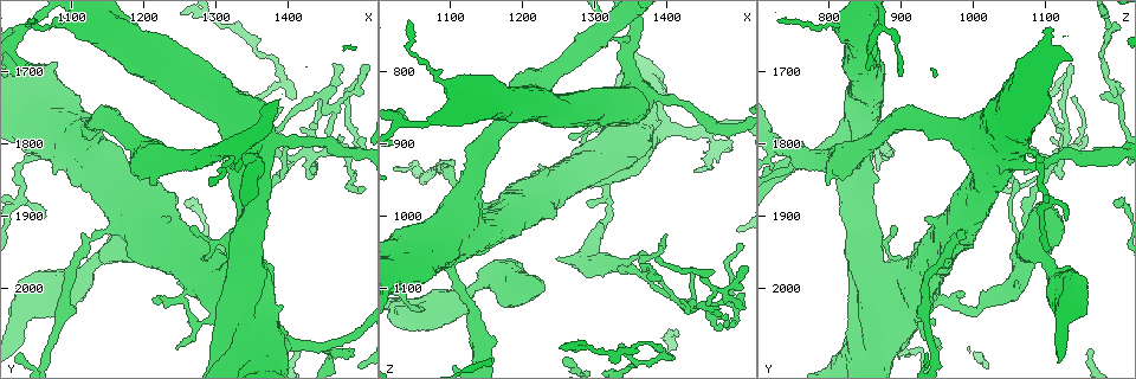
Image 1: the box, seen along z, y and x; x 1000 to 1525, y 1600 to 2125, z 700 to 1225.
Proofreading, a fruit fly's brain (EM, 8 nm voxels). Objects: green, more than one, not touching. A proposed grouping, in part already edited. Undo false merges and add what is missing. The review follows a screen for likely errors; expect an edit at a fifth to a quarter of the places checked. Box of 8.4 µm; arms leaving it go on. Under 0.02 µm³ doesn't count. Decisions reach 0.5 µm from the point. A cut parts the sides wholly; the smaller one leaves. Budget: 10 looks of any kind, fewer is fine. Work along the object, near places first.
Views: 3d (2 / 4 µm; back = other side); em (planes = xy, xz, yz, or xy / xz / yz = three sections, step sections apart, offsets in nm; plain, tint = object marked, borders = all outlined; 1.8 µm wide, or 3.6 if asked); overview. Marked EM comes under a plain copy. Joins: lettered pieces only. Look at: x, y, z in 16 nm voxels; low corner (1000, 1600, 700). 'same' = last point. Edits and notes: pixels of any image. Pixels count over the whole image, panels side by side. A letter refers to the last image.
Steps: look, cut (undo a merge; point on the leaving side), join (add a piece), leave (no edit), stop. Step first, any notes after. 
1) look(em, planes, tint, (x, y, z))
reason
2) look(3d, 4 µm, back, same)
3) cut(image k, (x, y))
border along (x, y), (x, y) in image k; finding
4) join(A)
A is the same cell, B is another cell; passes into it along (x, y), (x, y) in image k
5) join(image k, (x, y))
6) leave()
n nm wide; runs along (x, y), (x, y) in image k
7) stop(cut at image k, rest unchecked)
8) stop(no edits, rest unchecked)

look(3d, 2 µm, (1475, 1810, 1120))
sharp bend

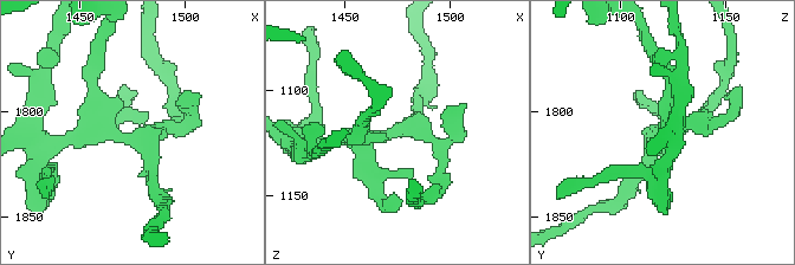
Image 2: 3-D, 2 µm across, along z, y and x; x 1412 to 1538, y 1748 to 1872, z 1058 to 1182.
look(em, xy, step 8, tint, (1475, 1812, 1120))

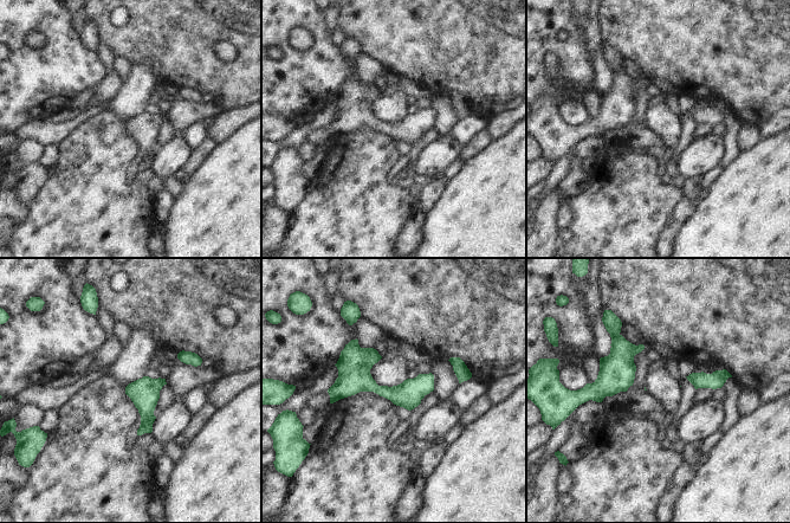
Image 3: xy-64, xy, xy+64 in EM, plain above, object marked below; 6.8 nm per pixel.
look(em, planes, borders, same)
another direction

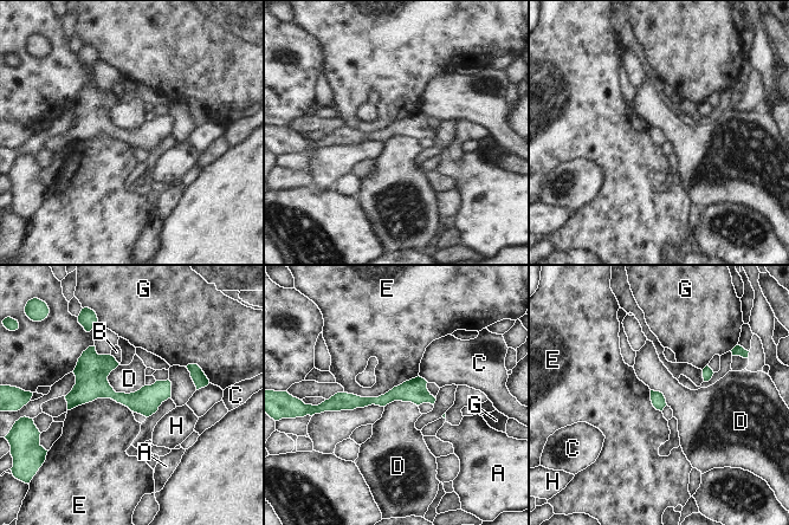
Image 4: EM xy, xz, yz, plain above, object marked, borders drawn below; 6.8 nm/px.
leave()
100 nm wide; A, B, C, D, E, G and H are other cells; border along (107, 376), (116, 391), (144, 386) in image 4; continuous, no second neuron

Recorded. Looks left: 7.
look(3d, 4 µm, (1455, 2080, 880))
three arms meet

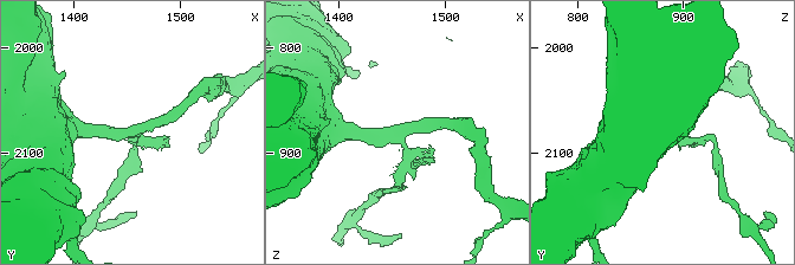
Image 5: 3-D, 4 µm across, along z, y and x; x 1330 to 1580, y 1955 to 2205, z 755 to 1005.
look(em, planes, borders, (1450, 2082, 882))

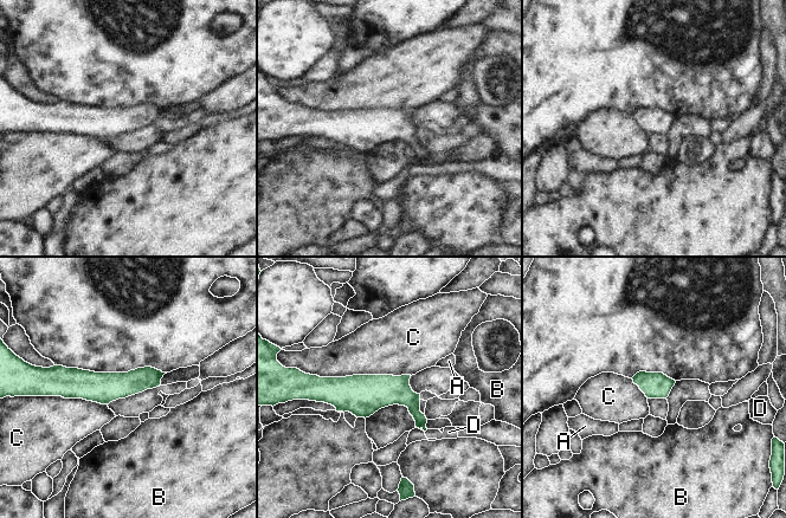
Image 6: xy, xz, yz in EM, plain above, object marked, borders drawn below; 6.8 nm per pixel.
leave()
A, B, C and D are other cells; runs along (319, 383), (398, 392), (423, 425) in image 6; all the same neuron

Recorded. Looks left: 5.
look(em, 3.6 µm, planes, borders, (1310, 2010, 950))
thick turns thin

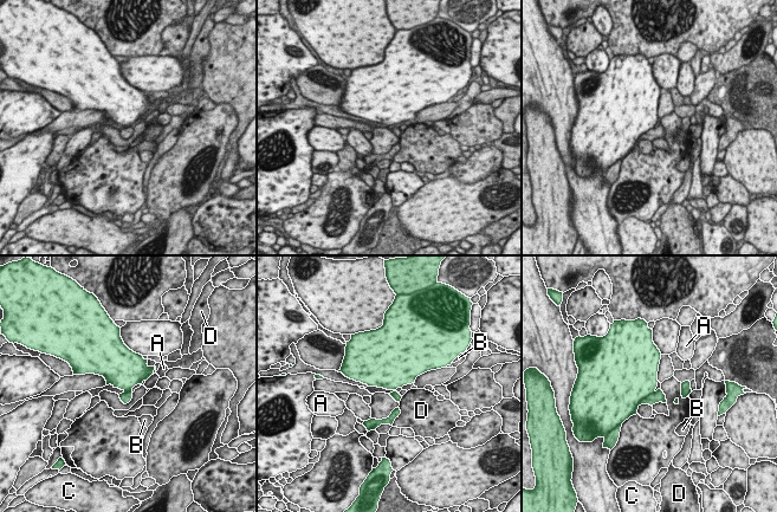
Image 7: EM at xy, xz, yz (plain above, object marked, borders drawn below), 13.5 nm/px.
cut(image 7, (658, 396))
D touches over 280 nm; A, B, C and D are other cells; a second neuron is stuck on

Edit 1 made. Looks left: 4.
stop(cut at image 7, rest unchecked)

